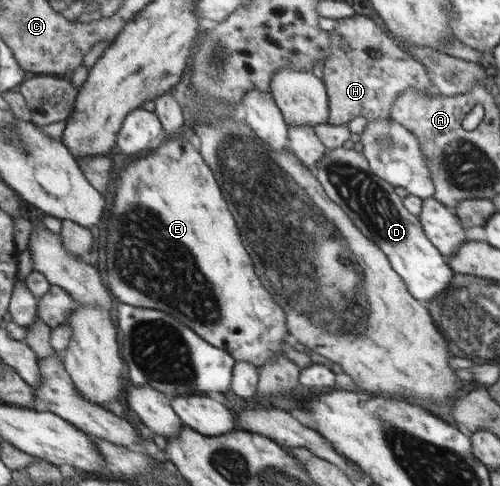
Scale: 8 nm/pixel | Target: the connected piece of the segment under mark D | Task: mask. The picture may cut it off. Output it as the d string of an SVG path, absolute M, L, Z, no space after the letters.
M340 146L329 149L314 165L313 171L320 173L320 181L324 181L324 189L332 193L332 201L336 201L342 209L346 209L354 219L356 227L368 233L368 239L376 243L380 250L390 259L392 269L404 279L407 290L415 298L424 301L436 299L436 295L446 289L452 281L452 269L446 265L444 257L438 253L431 239L424 234L423 226L420 224L418 214L410 213L402 205L402 209L396 209L392 201L388 201L387 191L392 199L400 199L394 193L394 186L390 185L374 171L364 169L360 171L360 161L366 161L364 152L346 149Z

